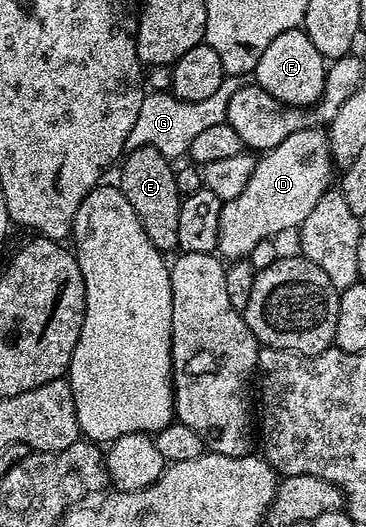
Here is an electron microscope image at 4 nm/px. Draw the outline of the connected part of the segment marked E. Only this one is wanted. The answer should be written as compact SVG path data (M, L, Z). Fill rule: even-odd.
M142 147L129 150L121 165L120 188L128 199L128 203L132 203L132 211L136 211L136 215L140 219L140 227L144 227L144 235L148 235L148 239L152 239L152 243L157 249L177 250L183 196L176 189L176 169L171 158L160 155L160 151L156 151L152 147Z

